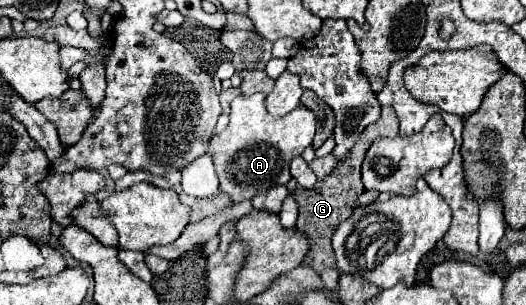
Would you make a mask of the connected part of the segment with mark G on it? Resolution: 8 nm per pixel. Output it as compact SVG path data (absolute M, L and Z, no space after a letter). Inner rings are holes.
M382 107L382 117L376 123L368 125L364 133L360 133L360 137L354 143L354 147L348 151L348 155L344 159L340 159L336 163L336 167L332 169L330 175L326 175L324 179L316 181L316 185L312 189L304 189L300 185L294 189L292 197L296 199L298 209L300 209L296 227L300 227L300 233L304 231L304 235L310 241L310 251L308 251L308 255L302 261L304 267L310 267L316 273L322 273L326 267L330 267L332 263L336 263L334 251L332 251L332 245L330 245L330 239L332 239L336 227L352 213L354 201L364 191L364 185L360 181L360 167L362 167L364 155L366 155L368 147L372 145L372 141L376 137L396 137L396 135L398 135L398 117L392 111L392 107Z

